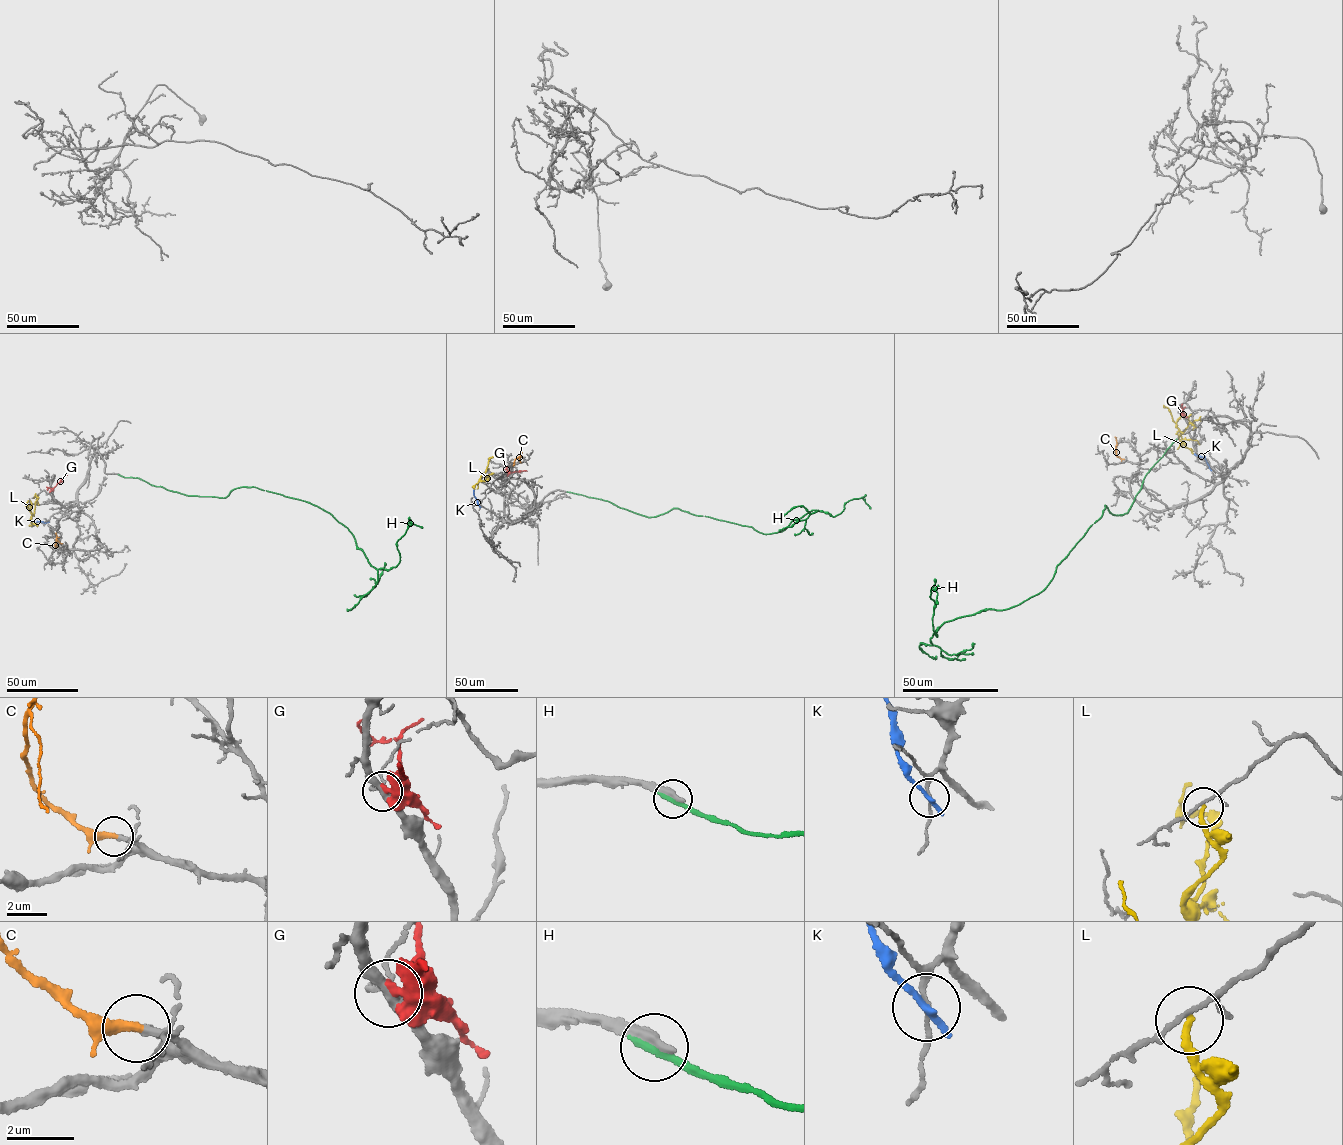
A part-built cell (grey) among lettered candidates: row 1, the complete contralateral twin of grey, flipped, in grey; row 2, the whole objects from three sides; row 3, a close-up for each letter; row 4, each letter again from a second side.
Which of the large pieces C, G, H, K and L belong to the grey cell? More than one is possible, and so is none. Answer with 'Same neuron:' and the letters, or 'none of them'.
Same neuron: C

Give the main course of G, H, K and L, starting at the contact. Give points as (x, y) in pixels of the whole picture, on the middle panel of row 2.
G: (507, 471), (527, 471)
H: (568, 492), (650, 517), (678, 508), (766, 534), (780, 532), (812, 510), (835, 516), (855, 498), (870, 508)
K: (479, 506), (473, 489)
L: (491, 473), (485, 476), (488, 459), (492, 457)

